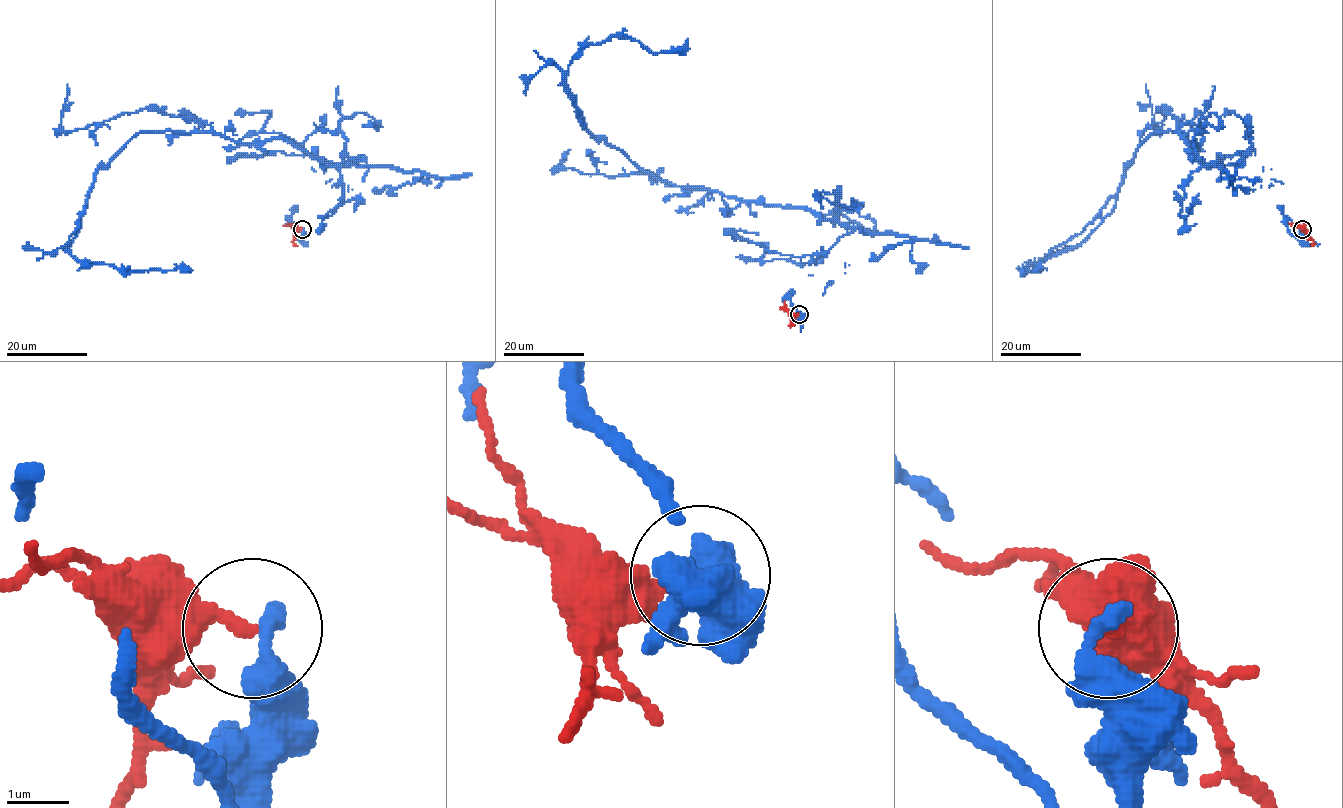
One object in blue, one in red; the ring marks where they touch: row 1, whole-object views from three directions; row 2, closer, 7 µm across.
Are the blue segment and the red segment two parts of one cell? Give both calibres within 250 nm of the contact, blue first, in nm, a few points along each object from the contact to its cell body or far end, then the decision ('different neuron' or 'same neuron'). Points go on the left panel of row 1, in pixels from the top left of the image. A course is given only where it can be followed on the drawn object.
400 nm thick on the blue side, 240 nm on the other; blue runs (302, 229), (291, 216), (330, 180), (305, 153), (355, 164), (139, 131), (67, 249), (191, 268); red runs (302, 229), (296, 232), (293, 241), (297, 245); different neuron

